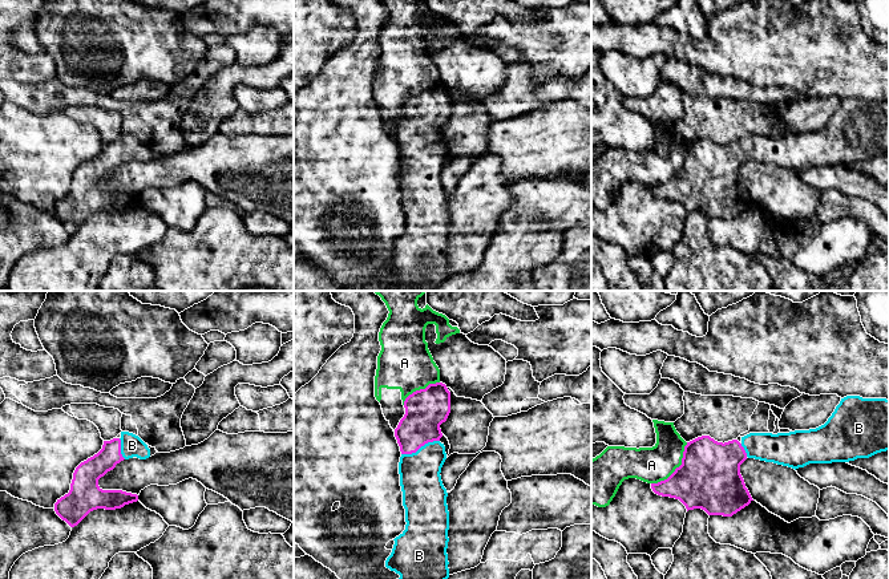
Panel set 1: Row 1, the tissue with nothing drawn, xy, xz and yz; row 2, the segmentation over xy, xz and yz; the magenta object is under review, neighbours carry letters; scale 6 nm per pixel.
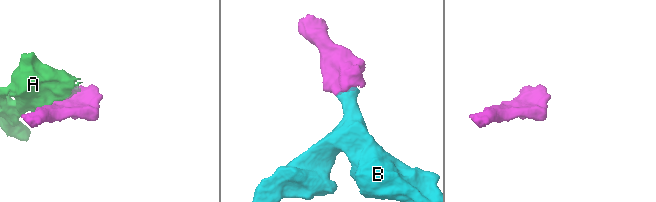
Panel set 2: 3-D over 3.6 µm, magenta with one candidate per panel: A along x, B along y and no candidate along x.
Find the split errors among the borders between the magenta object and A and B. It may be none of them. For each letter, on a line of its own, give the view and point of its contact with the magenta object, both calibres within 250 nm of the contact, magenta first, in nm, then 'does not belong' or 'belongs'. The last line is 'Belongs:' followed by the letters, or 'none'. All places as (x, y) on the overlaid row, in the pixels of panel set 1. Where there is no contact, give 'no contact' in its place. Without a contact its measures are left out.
A: yz (677, 468) | 380/220 nm | does not belong
B: xz (420, 446) | 260/240 nm | belongs
Belongs: B

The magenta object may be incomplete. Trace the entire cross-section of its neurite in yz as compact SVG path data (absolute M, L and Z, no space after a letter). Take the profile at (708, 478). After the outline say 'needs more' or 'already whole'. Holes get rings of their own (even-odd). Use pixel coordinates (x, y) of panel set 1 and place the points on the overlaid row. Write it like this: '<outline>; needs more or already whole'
M846 396L841 398L828 421L816 429L777 434L749 433L741 437L740 442L732 440L724 444L715 441L710 436L698 437L684 446L682 465L667 479L651 483L651 489L658 495L679 499L687 511L702 509L708 515L732 517L753 501L740 474L740 465L747 458L773 462L796 470L809 463L849 462L857 458L869 458L886 450L889 450L889 400Z; needs more

